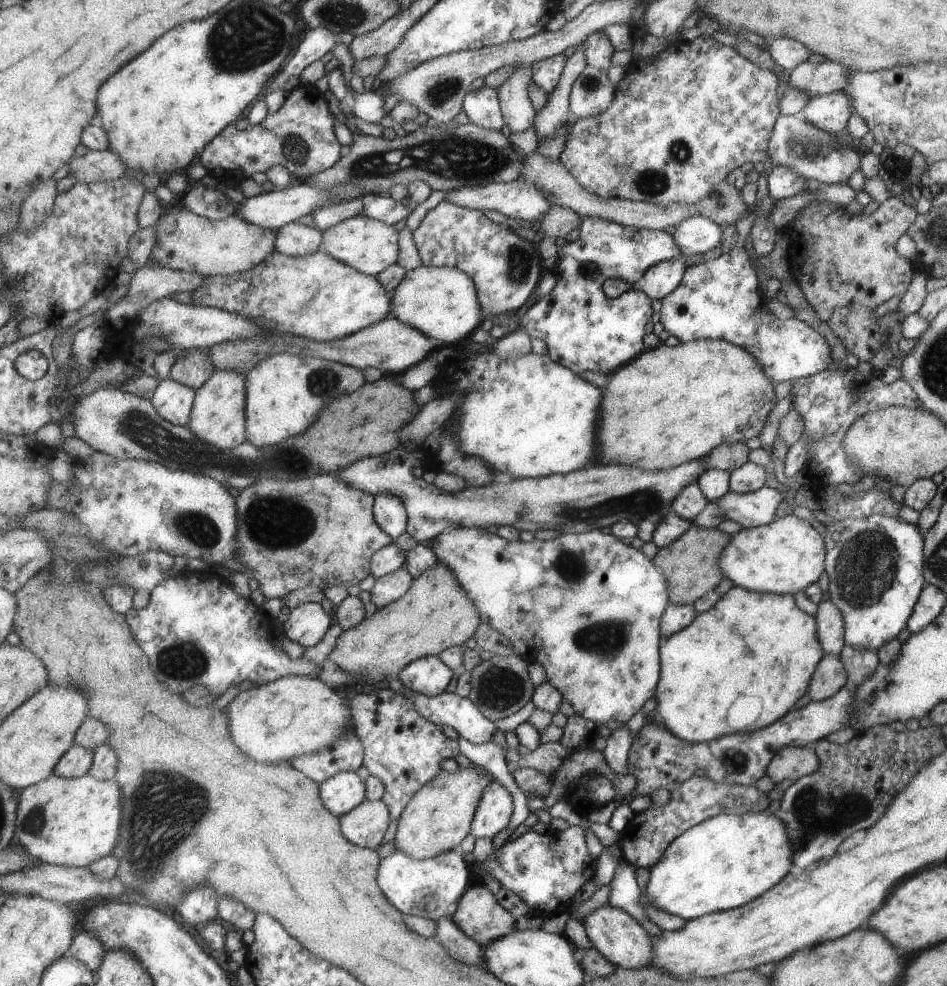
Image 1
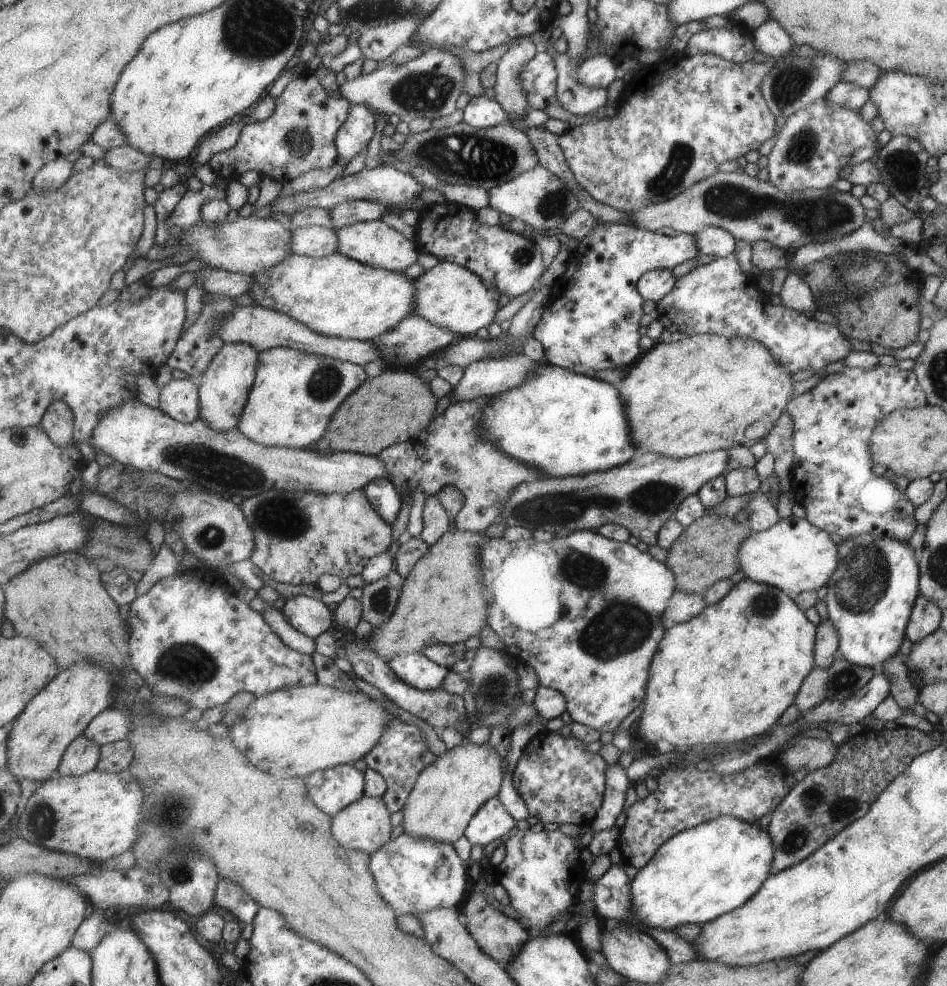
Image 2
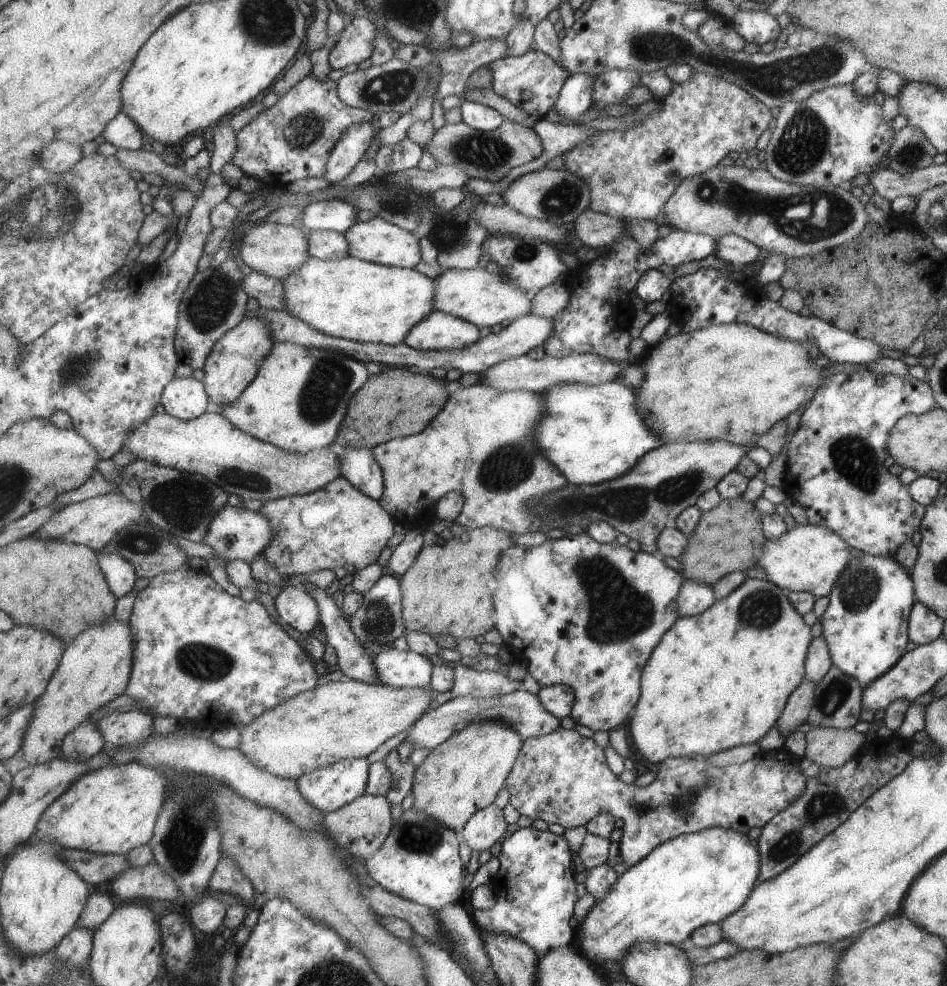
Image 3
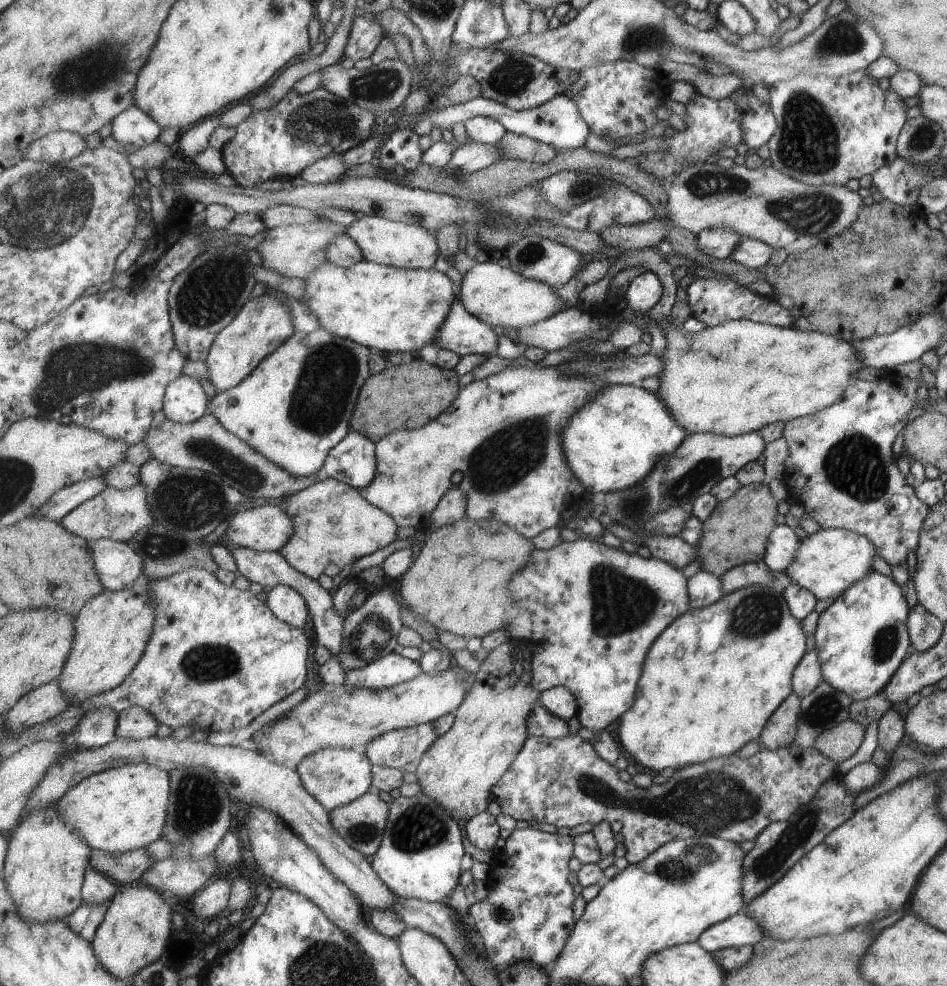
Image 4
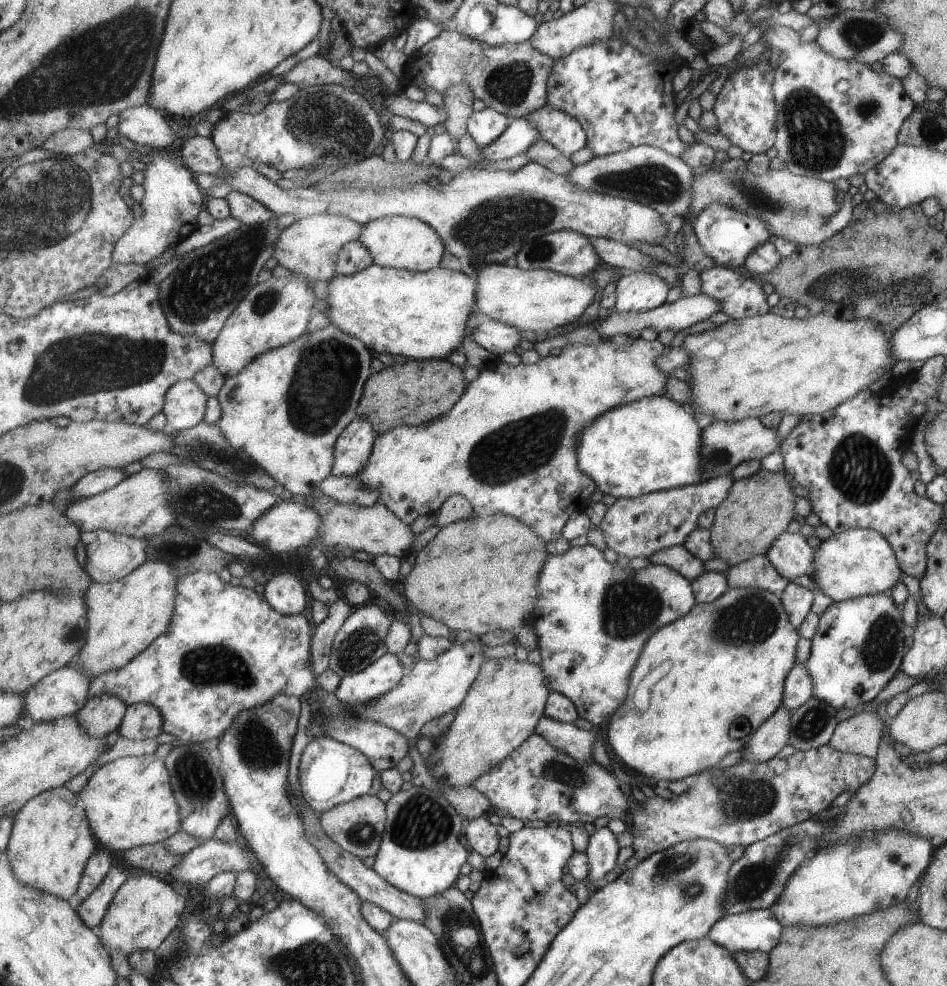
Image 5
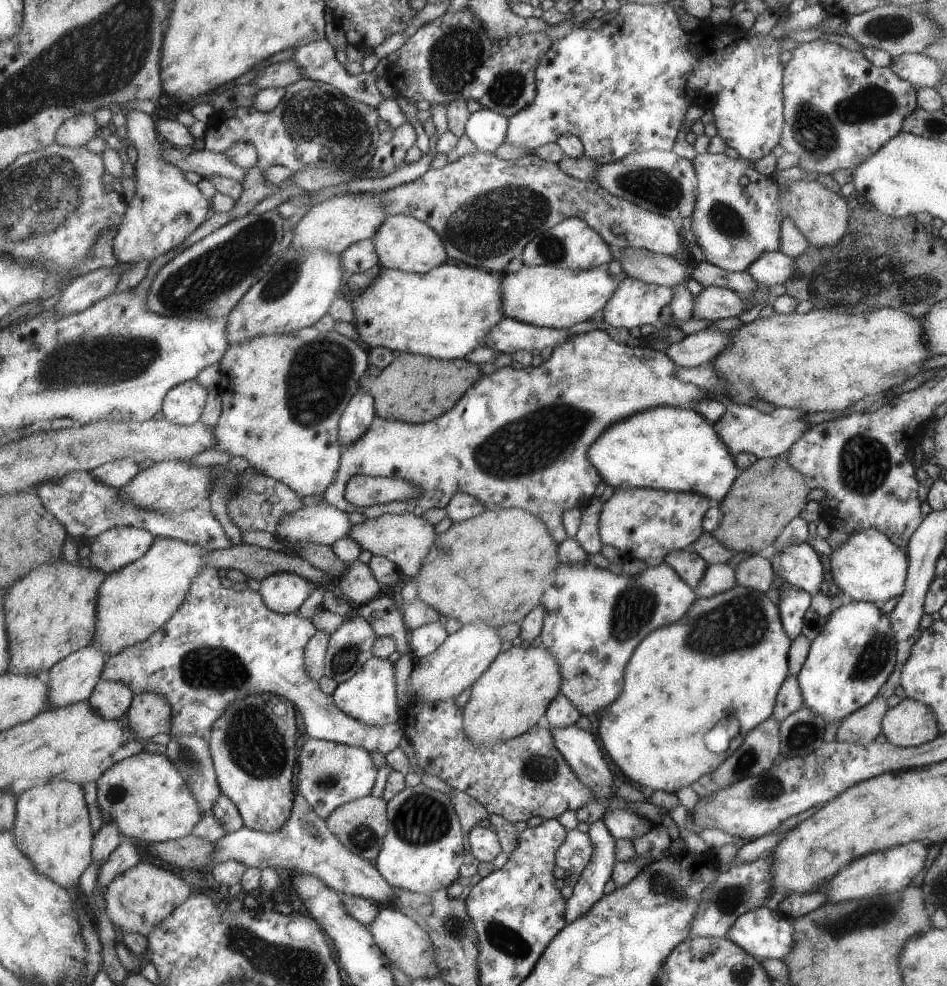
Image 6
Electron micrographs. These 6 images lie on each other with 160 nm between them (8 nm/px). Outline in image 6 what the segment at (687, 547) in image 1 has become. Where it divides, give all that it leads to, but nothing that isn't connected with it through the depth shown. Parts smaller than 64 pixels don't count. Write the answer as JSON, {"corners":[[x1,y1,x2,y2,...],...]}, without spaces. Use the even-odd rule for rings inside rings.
{"corners":[[774,457,757,459,747,469,740,470,738,478,731,483,727,494,717,503,721,512,721,522,710,533,725,547,734,553,745,554,761,553,777,538,783,527,793,520,801,512,805,504,805,494,809,489,805,488,805,481,800,472,797,472,786,460]]}

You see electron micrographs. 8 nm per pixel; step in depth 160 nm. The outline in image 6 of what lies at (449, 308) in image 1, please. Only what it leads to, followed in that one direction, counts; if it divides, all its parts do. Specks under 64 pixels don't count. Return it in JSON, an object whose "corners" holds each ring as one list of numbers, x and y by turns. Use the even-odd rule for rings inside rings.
{"corners":[[527,265,514,273,503,274,503,310,507,317,529,323,538,327,549,327,550,329,567,329,577,322,591,320,590,317,599,312,601,308,610,302,611,297,619,288,619,283,627,278,623,270,617,277,607,272,606,266,590,268,587,270,562,269,555,265]]}

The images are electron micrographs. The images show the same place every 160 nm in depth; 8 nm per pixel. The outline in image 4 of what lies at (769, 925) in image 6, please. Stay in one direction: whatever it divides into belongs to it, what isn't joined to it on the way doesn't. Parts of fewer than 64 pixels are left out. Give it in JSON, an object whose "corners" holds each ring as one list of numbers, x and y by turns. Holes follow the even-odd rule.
{"corners":[[741,911,727,917,725,920,707,927,694,940,704,951,713,952,729,945,741,946,758,943,763,938,761,926,750,916]]}

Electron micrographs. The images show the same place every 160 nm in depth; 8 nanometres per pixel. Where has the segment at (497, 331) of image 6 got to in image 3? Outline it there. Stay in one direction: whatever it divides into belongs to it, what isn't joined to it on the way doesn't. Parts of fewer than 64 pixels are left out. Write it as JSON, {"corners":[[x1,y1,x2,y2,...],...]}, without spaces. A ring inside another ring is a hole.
{"corners":[[433,310,410,330,404,343,418,351,453,350,478,341,479,329,466,320]]}

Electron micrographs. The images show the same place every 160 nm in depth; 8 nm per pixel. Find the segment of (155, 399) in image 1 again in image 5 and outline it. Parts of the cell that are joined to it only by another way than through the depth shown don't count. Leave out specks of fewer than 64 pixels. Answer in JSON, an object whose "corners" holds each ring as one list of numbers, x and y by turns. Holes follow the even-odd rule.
{"corners":[[193,379,176,382,165,396,165,424,171,432,190,429,204,420,209,395]]}

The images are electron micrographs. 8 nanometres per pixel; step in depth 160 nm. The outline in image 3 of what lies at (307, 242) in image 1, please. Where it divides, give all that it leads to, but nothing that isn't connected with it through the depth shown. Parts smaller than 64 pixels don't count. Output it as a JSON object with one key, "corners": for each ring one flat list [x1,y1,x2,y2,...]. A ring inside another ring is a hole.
{"corners":[[329,229,309,231,308,245,310,256,320,259,341,260,350,254,346,233,339,231]]}

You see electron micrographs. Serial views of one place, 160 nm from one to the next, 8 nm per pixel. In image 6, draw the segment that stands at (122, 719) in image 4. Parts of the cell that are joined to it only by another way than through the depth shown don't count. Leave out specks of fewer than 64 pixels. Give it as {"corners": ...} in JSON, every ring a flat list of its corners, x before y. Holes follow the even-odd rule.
{"corners":[[159,693,136,694,128,712,127,727,133,737,147,742,157,734,170,734,173,707]]}

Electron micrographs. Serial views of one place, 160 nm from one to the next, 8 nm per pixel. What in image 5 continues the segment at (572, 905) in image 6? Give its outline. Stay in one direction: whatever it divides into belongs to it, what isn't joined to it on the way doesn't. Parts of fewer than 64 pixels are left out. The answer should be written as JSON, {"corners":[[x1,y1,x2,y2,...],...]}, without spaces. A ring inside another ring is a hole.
{"corners":[[608,826,601,827,592,834,590,845,586,852,590,858,589,880,595,884,595,890,604,886,603,878,609,874,617,864,619,843,616,835]]}

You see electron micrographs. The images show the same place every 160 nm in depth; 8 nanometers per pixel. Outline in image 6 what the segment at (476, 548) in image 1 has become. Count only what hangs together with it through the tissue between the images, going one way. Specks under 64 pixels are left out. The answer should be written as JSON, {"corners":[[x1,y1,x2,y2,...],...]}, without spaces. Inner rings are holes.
{"corners":[[589,561,561,563,553,584,546,588,542,598,545,620,538,642,539,646,558,658,563,675,561,693,587,716,612,705,622,695,627,661,639,641,656,628,681,619,696,598,694,589,665,563,646,567,637,575,625,575,623,572,617,575]]}

